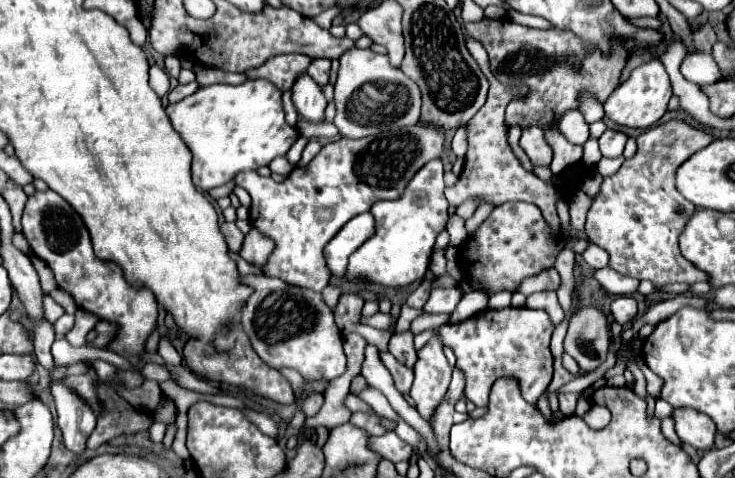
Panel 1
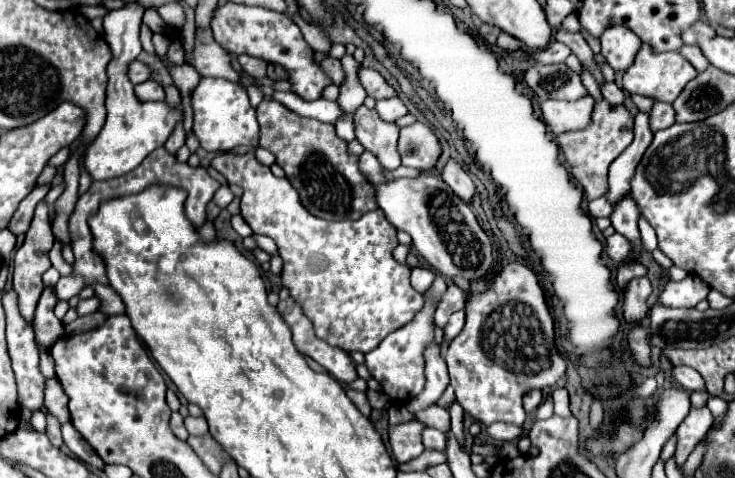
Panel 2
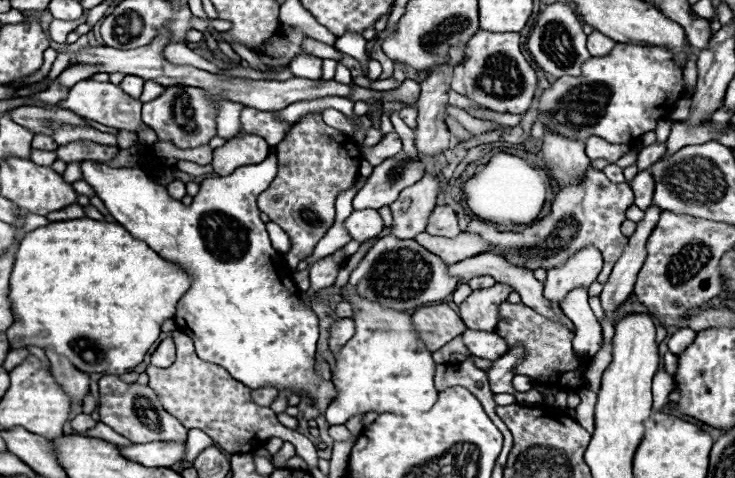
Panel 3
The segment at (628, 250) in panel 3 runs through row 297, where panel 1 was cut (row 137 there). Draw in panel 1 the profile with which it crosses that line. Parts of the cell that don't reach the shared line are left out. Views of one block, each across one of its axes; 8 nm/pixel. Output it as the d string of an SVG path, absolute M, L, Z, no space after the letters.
M608 128L608 130L598 138L602 156L606 156L606 158L616 158L616 156L620 156L622 150L624 150L626 140L628 140L628 136L626 136L624 132L618 132L618 130L610 130L610 128Z

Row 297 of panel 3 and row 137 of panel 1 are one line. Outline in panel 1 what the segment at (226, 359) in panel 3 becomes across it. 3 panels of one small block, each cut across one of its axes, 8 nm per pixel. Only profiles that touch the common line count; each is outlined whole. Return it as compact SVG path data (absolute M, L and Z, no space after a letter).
M248 80L240 86L204 86L184 100L168 104L166 112L194 154L192 182L206 192L230 182L236 172L268 166L276 156L284 156L300 136L296 128L286 124L282 94L268 80Z

